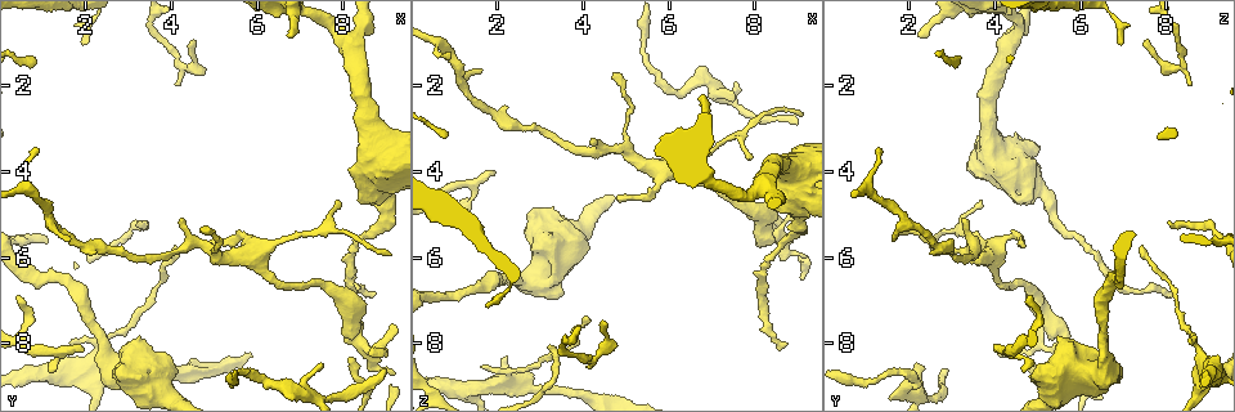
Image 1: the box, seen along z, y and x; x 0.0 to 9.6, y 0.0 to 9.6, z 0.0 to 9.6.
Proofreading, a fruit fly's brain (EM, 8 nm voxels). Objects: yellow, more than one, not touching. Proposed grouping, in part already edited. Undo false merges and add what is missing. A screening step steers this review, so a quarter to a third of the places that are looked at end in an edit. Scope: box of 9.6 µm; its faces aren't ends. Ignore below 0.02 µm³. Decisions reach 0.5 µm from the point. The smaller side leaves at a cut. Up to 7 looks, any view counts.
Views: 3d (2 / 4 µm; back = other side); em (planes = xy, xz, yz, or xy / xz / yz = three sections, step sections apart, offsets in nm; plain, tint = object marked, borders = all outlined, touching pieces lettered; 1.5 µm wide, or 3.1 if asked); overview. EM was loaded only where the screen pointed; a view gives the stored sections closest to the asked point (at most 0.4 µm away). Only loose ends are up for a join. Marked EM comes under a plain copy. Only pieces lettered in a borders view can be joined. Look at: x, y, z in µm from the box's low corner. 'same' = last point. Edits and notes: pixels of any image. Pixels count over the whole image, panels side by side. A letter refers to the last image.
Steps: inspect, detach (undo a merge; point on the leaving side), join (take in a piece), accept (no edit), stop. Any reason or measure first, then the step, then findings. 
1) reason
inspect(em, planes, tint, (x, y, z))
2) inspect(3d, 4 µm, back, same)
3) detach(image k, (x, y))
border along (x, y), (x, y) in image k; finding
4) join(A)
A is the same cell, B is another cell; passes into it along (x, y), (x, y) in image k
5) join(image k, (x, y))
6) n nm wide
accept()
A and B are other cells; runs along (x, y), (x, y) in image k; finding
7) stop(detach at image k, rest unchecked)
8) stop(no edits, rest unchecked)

inspect(em, planes, borders, (7.85, 4.75, 3.75))

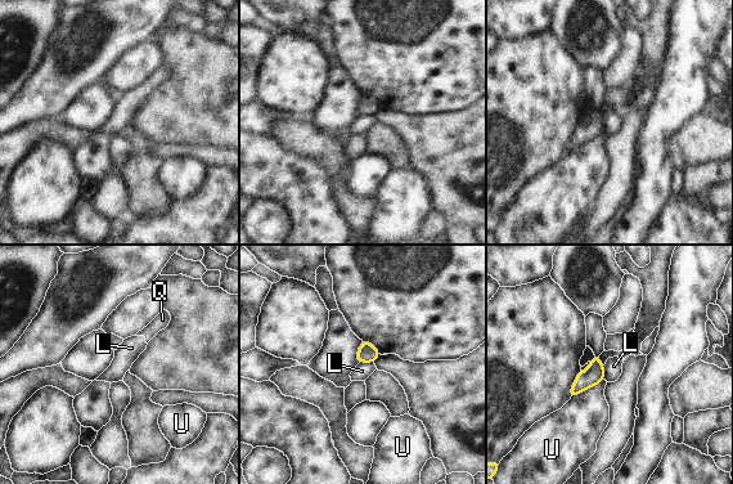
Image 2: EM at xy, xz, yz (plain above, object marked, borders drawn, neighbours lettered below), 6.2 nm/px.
120 nm wide
accept()
L, Q and U are other cells; no lettered piece goes on from it

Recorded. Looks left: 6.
branch stops here
inspect(3d, 4 µm, back, (4.85, 5.80, 4.65))

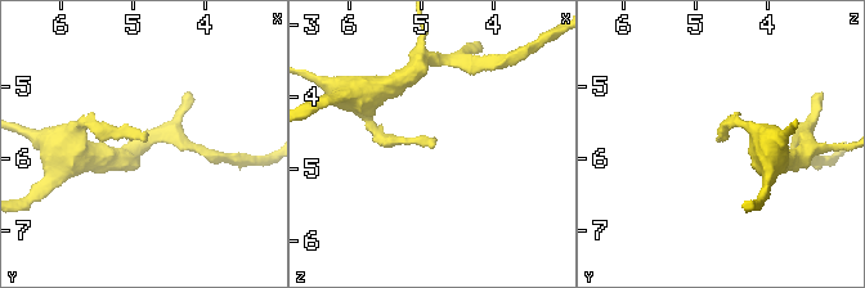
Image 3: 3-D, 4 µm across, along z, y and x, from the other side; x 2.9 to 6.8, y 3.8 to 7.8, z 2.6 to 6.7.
shape alone is not enough
inspect(em, xy, step 8, borders, (4.80, 5.80, 4.65))

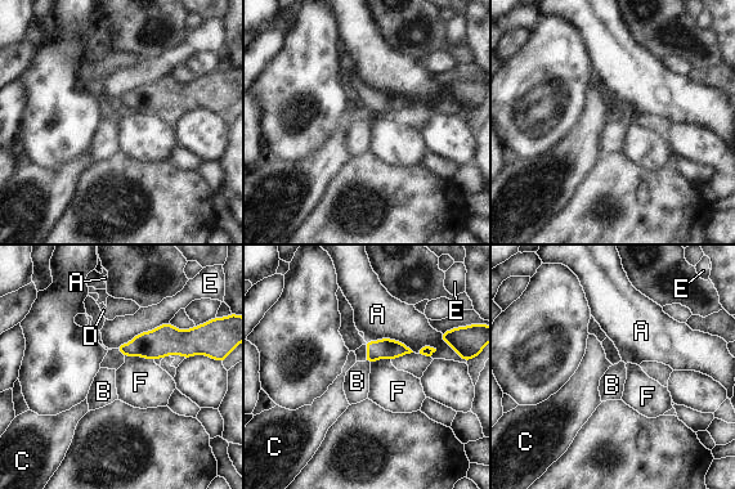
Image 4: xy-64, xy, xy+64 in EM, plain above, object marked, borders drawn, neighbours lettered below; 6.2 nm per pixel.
90 nm wide
accept()
A, B, C, D, E and F are other cells; border along (364, 360), (370, 364) in image 4; none of them fits

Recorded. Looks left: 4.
thick end
inspect(em, planes, borders, (3.35, 7.90, 5.45))

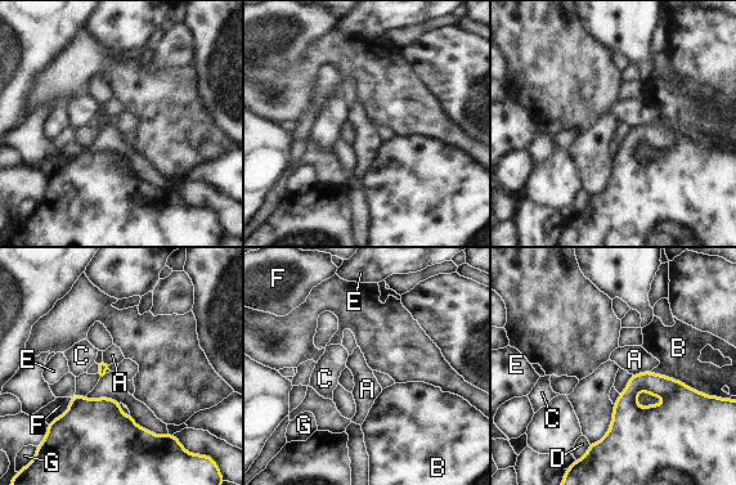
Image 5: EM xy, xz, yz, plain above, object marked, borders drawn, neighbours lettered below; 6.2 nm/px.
accept()
A, B, C, D, E, F and G are other cells; border along (650, 371), (632, 375) in image 5; none of them fits

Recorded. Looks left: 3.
stop(no edits, rest unchecked)

